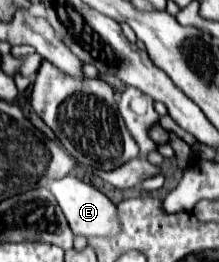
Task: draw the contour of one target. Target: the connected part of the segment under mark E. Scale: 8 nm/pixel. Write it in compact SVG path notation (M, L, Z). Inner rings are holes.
M64 177L58 179L50 185L52 195L56 197L60 209L64 211L70 229L74 231L74 235L84 235L84 237L108 237L108 235L116 235L118 233L118 215L116 215L116 205L104 195L100 193L96 187L84 183L78 177Z

